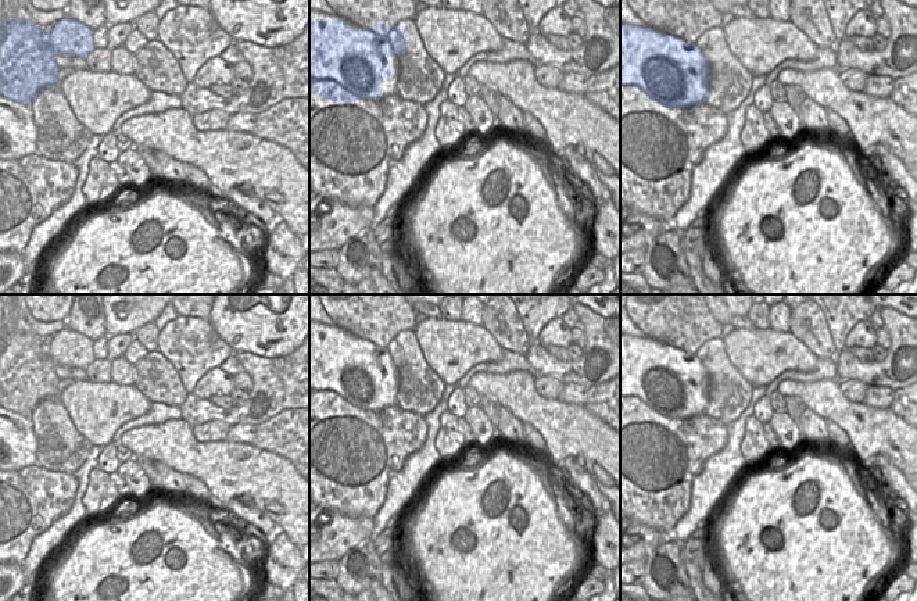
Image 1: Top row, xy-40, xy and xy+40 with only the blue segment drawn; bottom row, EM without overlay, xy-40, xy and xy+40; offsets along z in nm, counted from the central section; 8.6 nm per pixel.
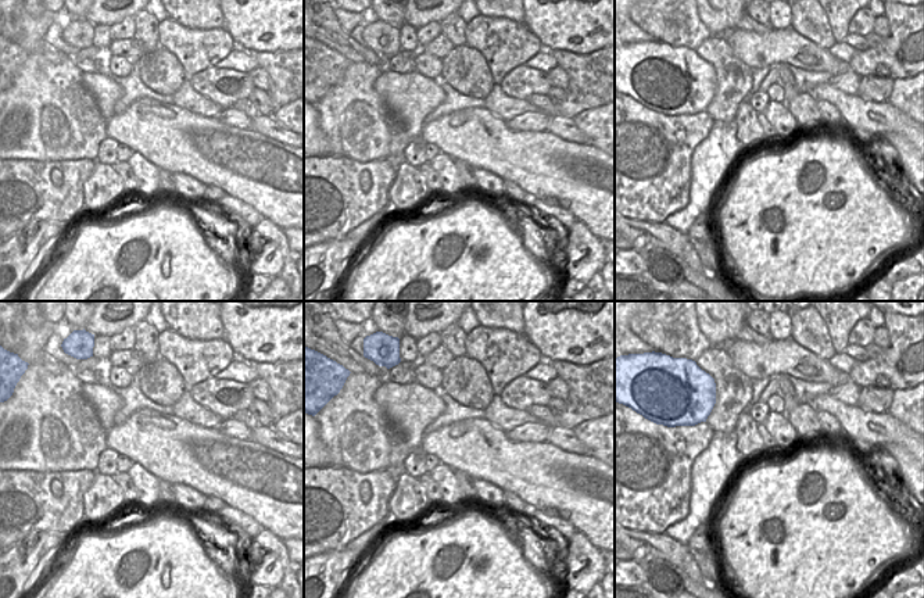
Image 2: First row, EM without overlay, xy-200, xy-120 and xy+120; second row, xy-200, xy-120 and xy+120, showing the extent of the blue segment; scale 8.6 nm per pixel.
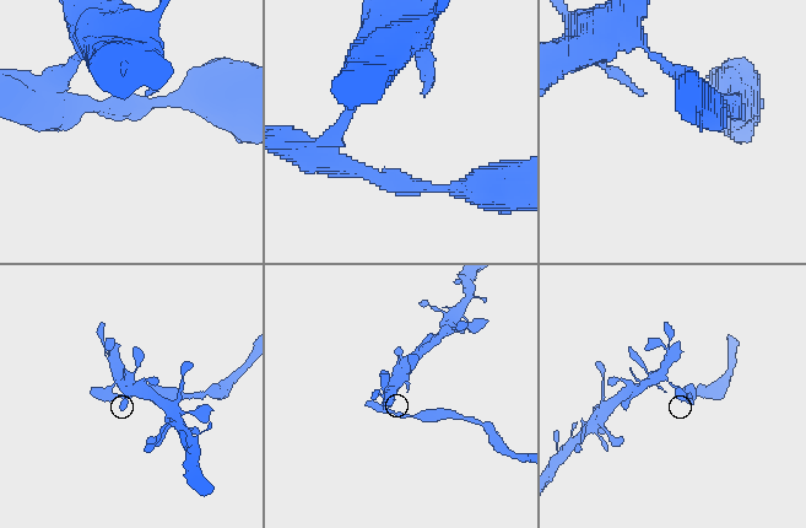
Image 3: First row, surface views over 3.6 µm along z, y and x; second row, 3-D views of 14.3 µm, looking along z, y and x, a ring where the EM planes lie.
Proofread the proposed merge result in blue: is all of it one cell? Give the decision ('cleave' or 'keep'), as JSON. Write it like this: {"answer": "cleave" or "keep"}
{"answer": "cleave"}

